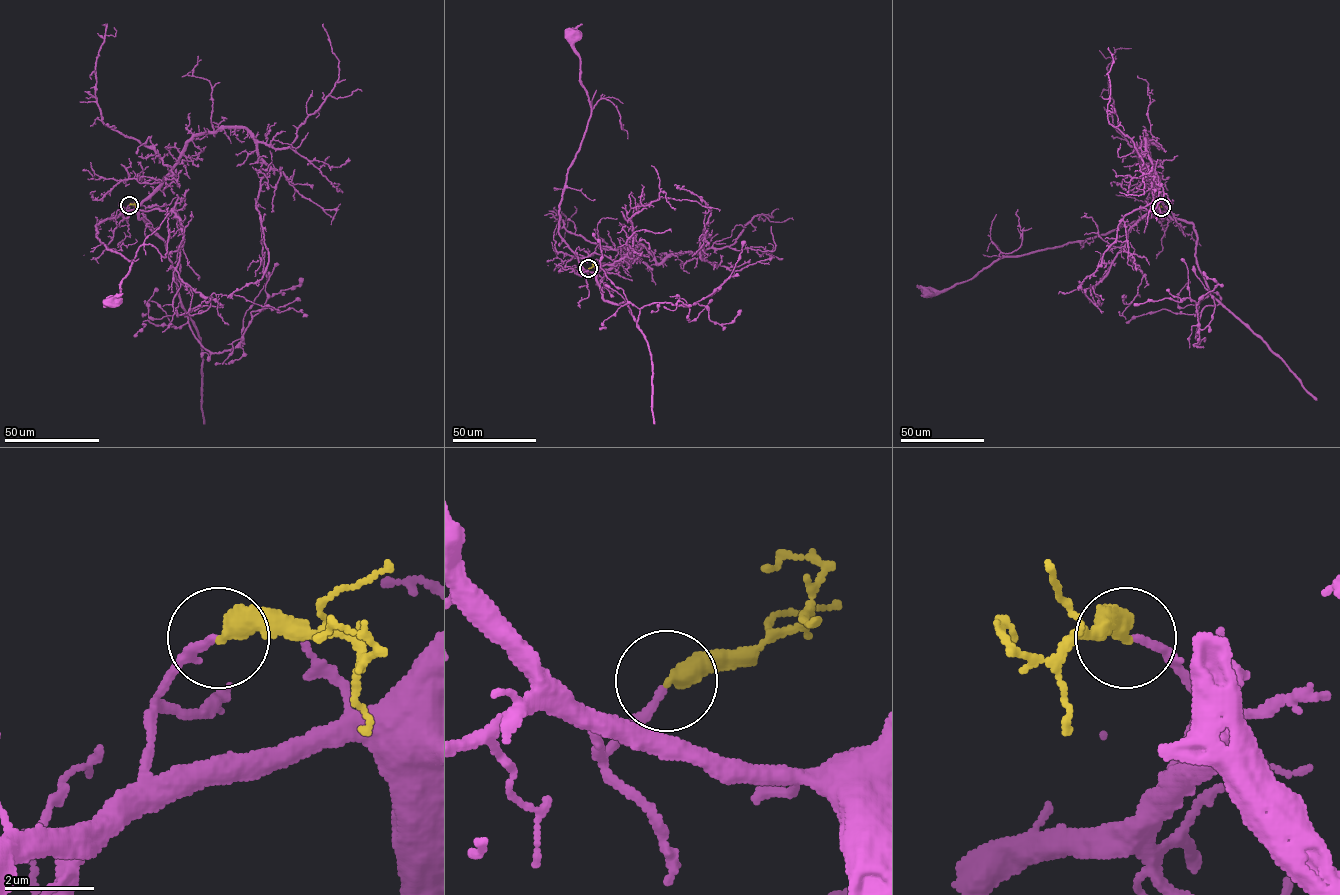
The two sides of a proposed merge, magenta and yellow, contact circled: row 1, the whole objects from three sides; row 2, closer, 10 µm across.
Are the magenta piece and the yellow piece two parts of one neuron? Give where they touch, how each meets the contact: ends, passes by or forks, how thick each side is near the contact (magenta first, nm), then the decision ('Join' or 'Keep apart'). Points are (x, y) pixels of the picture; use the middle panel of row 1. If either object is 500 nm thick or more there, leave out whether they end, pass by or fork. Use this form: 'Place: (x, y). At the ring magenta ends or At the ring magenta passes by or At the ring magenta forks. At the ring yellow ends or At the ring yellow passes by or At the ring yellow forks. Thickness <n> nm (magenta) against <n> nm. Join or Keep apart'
Place: (588, 268). At the ring magenta ends. At the ring yellow ends. Thickness 170 nm (magenta) against 440 nm. Join

